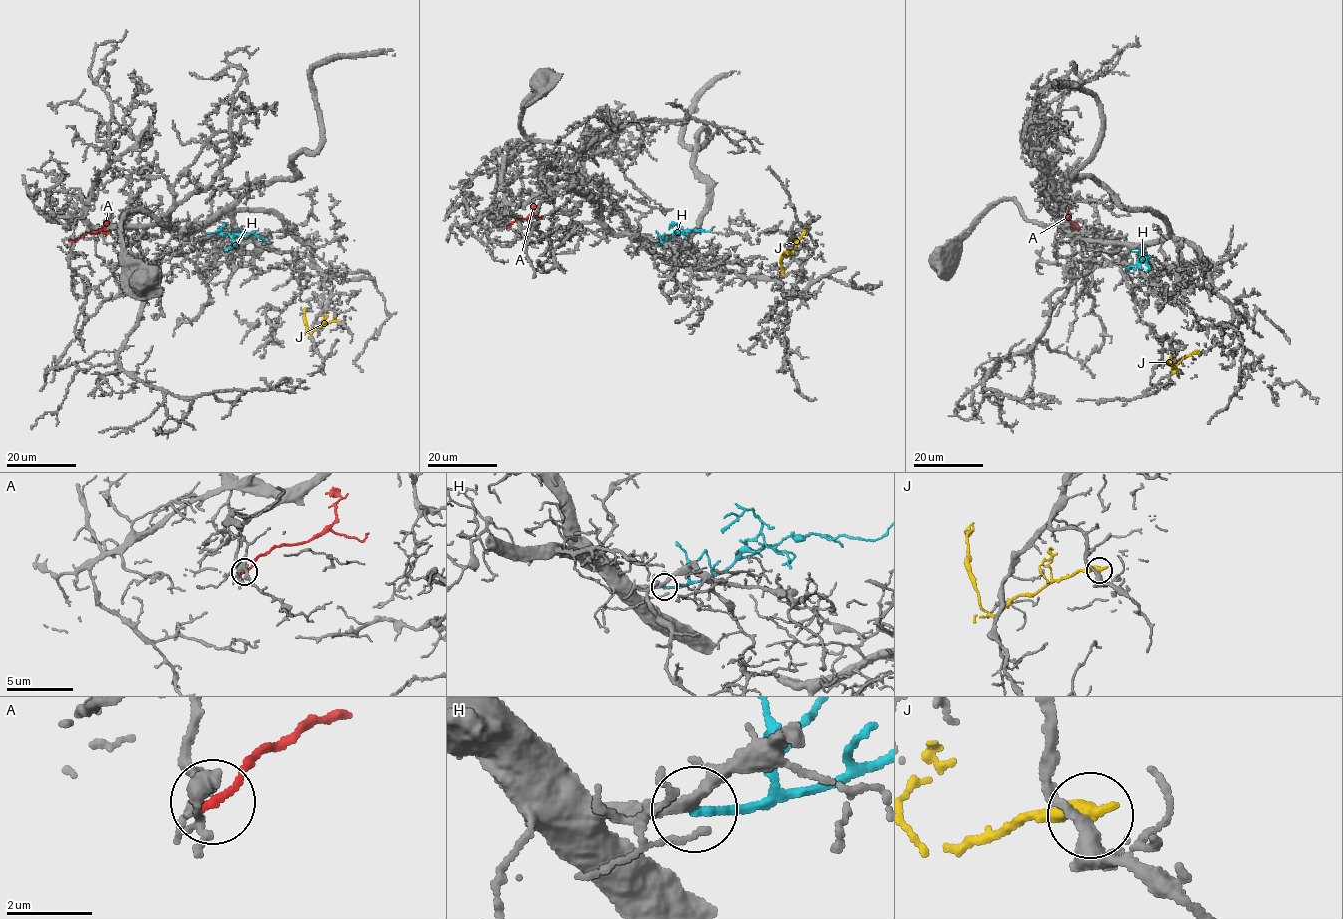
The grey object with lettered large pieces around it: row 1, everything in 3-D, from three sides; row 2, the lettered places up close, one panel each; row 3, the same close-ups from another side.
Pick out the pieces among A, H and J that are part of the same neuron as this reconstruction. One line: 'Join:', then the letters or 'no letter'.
Join: H

